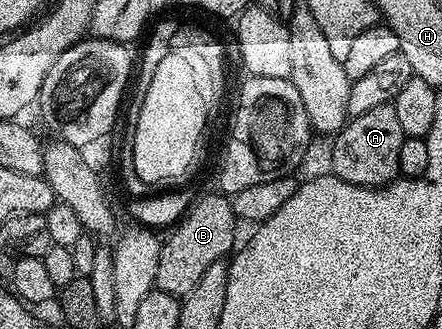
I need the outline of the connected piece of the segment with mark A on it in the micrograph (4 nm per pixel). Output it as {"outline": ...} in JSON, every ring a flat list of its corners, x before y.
{"outline":[[393,104,375,106,375,110,367,110,363,114,352,117,339,132,332,137,333,153,331,154,334,168,332,175,338,176,343,182,351,182,355,186,364,188,384,188,398,179,401,167,399,166,399,150,403,147,406,136,403,126,399,126,399,117,395,114]]}

